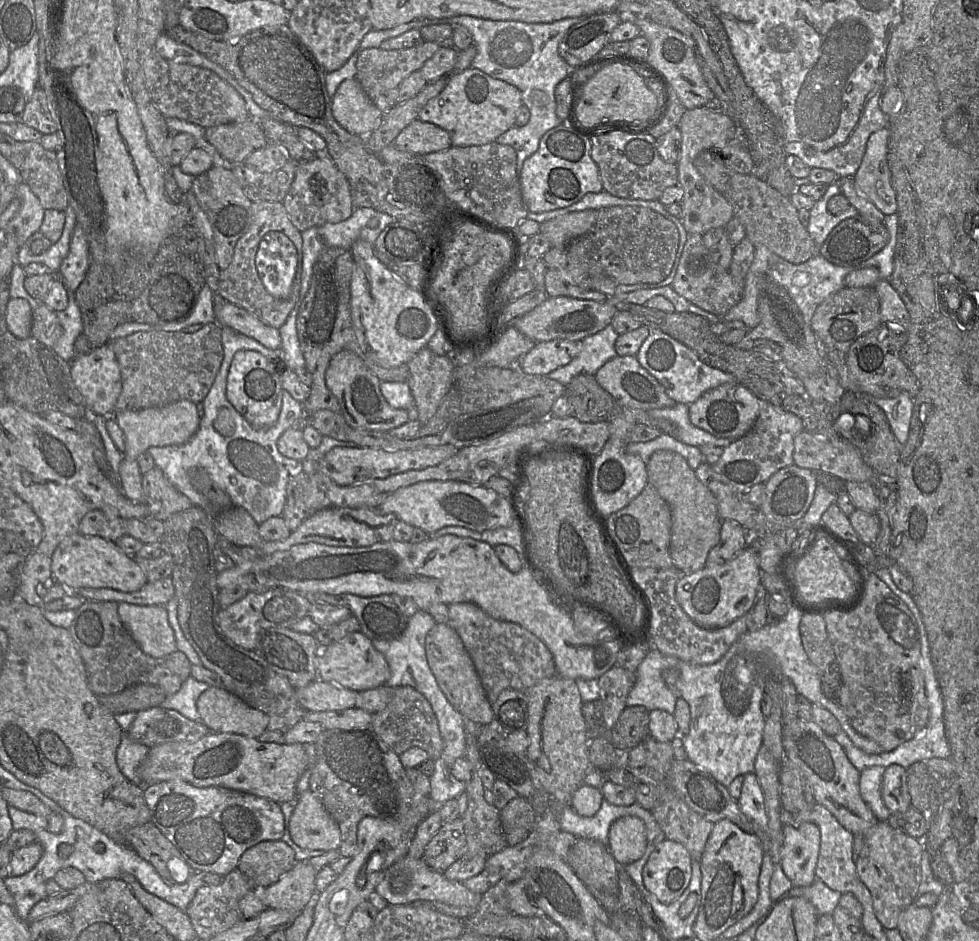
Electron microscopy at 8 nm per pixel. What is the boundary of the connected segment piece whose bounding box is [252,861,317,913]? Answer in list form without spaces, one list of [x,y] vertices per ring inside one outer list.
[[[297,861],[294,867],[284,873],[276,883],[267,887],[254,887],[252,891],[267,908],[283,909],[299,913],[317,895],[315,888],[316,874],[317,871],[308,861]]]

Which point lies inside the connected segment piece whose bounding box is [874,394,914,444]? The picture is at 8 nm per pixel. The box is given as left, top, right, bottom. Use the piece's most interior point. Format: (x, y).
(898, 410)

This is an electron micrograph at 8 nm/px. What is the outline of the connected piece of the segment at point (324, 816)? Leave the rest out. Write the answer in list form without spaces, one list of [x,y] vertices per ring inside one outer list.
[[[307,789],[298,796],[298,803],[289,823],[291,839],[307,850],[337,850],[341,832],[315,794]]]

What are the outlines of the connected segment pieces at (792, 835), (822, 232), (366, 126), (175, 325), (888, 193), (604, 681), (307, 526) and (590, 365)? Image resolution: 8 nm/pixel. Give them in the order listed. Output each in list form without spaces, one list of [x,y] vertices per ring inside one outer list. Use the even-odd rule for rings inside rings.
[[[802,822],[784,826],[780,865],[794,887],[807,887],[816,879],[819,849],[820,830],[817,825]]]
[[[836,179],[834,183],[828,185],[823,197],[816,201],[814,206],[809,210],[810,219],[806,229],[818,246],[823,244],[836,225],[844,219],[853,217],[859,213],[852,205],[839,214],[830,213],[827,208],[828,201],[837,194],[841,194],[841,188]]]
[[[355,78],[343,81],[331,100],[333,117],[351,134],[365,137],[381,123],[383,112],[372,103]]]
[[[205,284],[201,289],[196,304],[189,316],[176,322],[170,322],[163,325],[151,325],[152,329],[157,331],[176,332],[182,331],[186,327],[194,324],[205,325],[215,322],[213,296],[214,292]]]
[[[888,127],[870,135],[861,164],[853,177],[858,191],[884,215],[897,212],[896,194],[887,161],[888,141]]]
[[[615,665],[597,680],[603,705],[603,725],[610,731],[626,708],[628,694],[637,680],[636,671]]]
[[[337,508],[318,511],[304,520],[285,540],[264,542],[259,549],[263,555],[288,550],[294,545],[315,542],[334,547],[368,547],[375,543],[393,540],[393,532],[398,518],[394,514],[382,515],[375,508]]]
[[[609,324],[596,334],[582,340],[582,350],[567,365],[550,372],[547,377],[568,386],[579,374],[595,375],[609,360],[617,356],[615,342],[617,332]]]

